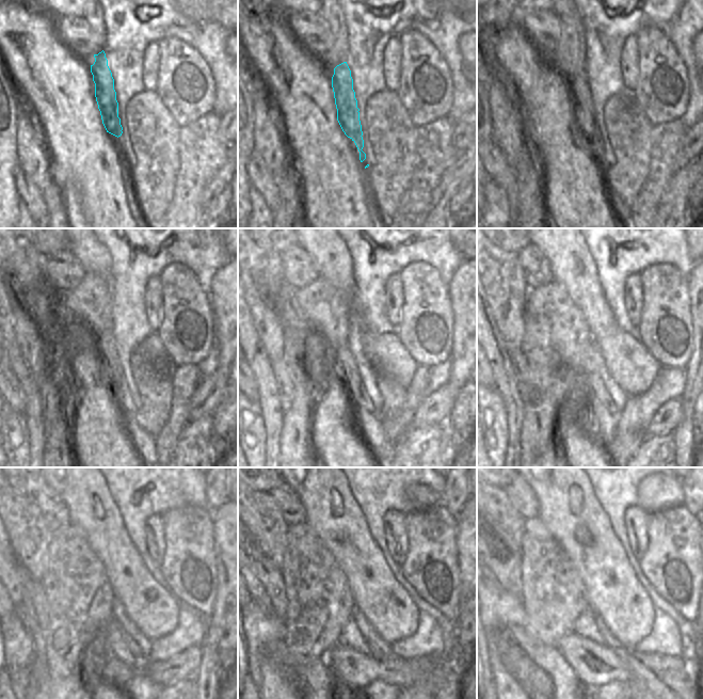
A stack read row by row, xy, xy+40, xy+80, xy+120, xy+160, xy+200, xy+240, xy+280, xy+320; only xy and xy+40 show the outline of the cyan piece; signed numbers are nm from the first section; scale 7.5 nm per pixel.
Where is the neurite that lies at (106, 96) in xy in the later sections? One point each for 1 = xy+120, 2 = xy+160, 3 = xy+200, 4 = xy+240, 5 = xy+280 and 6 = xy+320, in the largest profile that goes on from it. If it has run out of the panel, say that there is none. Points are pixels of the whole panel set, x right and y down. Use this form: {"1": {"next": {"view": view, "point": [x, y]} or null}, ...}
{"1": {"next": {"view": "xy+120", "point": [107, 355]}}, "2": {"next": {"view": "xy+160", "point": [351, 376]}}, "3": {"next": {"view": "xy+200", "point": [596, 384]}}, "4": {"next": {"view": "xy+240", "point": [132, 646]}}, "5": {"next": {"view": "xy+280", "point": [376, 652]}}, "6": {"next": {"view": "xy+320", "point": [660, 684]}}}

